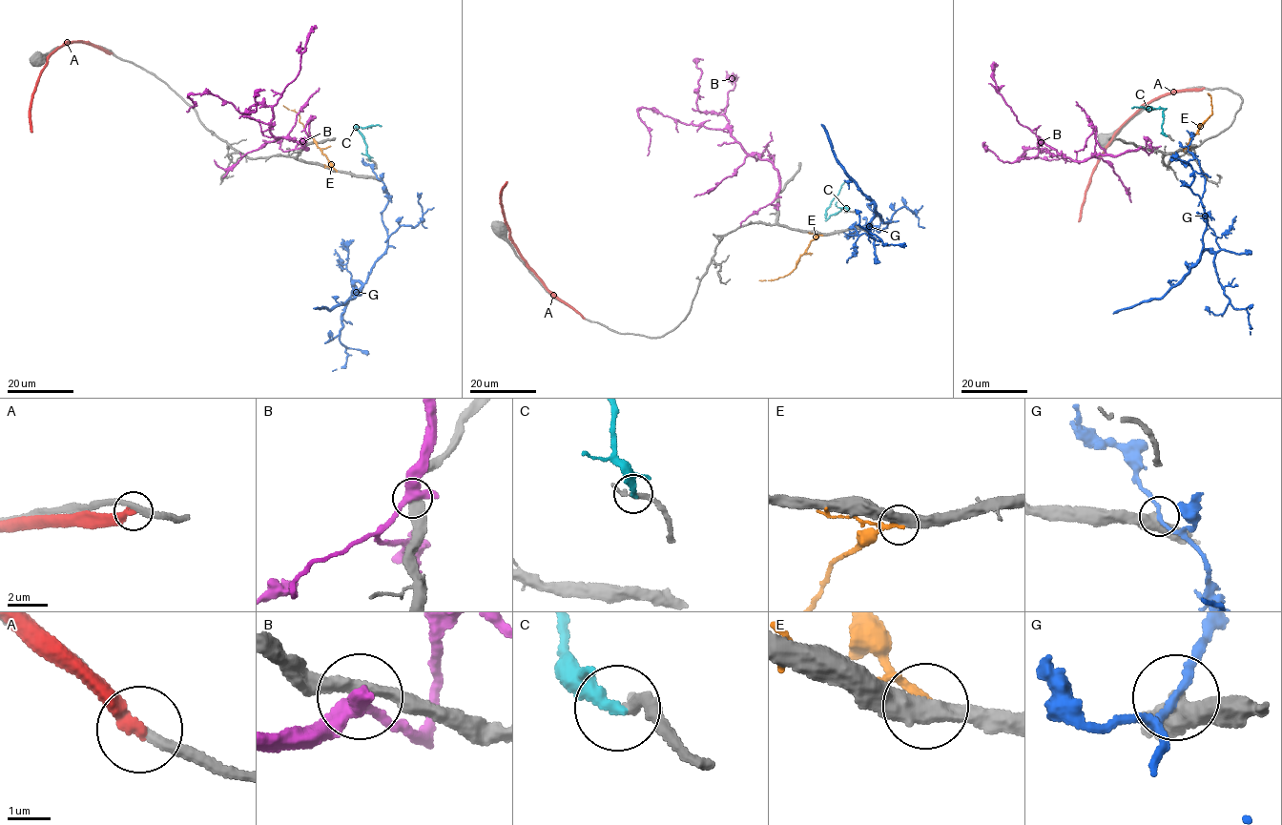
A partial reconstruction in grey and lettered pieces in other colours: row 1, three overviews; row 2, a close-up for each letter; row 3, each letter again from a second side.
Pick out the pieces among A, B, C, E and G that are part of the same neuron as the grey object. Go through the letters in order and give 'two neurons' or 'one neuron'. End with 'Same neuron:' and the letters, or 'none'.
A: two neurons
B: two neurons
C: one neuron
E: two neurons
G: two neurons
Same neuron: C

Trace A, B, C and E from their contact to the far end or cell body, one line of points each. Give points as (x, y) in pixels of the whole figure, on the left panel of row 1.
A: (112, 53), (78, 40), (67, 41), (50, 55), (31, 105), (32, 132)
B: (302, 147), (273, 135), (267, 124), (243, 116), (217, 95), (188, 95), (194, 104), (187, 112)
C: (369, 160), (363, 136), (355, 128), (381, 126)
E: (336, 171), (314, 138), (306, 133), (299, 115), (283, 106)

